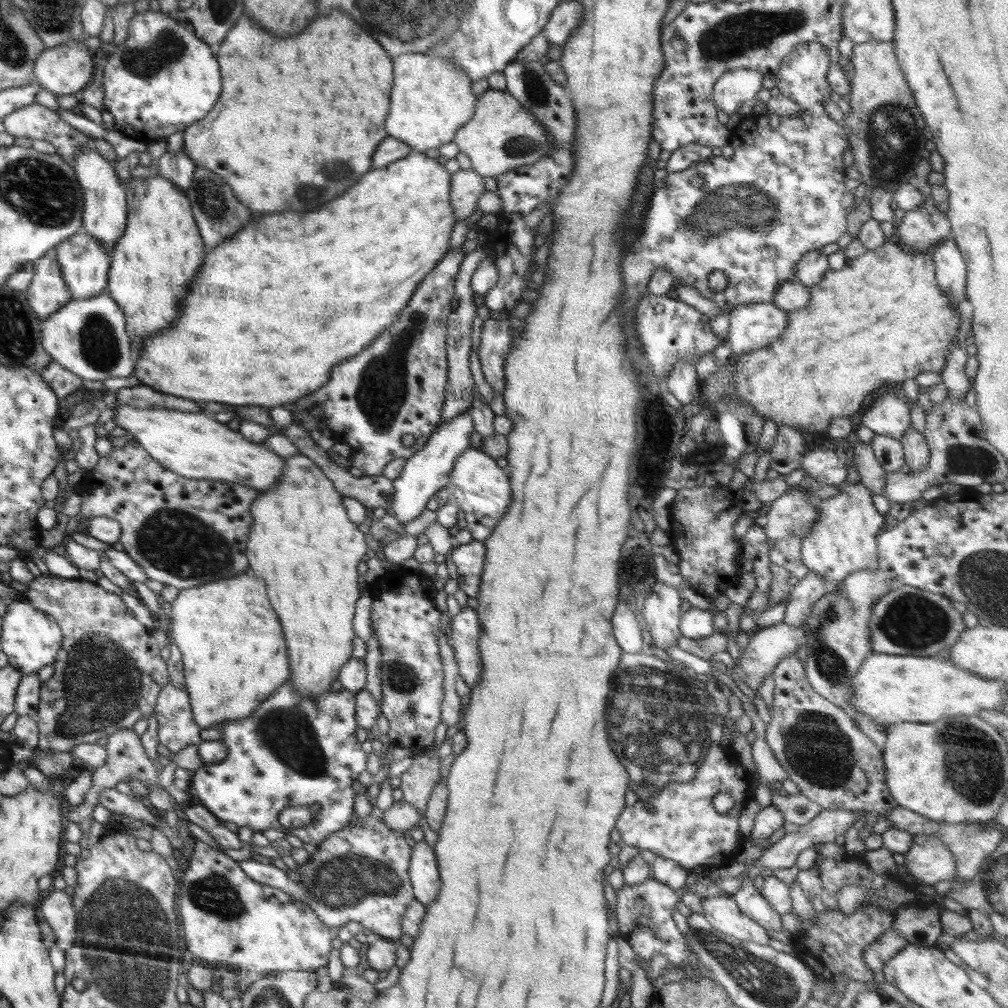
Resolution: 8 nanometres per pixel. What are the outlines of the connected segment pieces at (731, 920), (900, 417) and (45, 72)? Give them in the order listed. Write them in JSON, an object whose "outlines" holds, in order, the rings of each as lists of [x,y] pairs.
{"outlines":[[[[730,894],[702,900],[702,914],[724,934],[762,945],[769,944],[771,937],[768,930],[744,914]]],[[[892,393],[874,401],[873,406],[862,416],[862,425],[875,434],[899,439],[911,428],[910,402],[901,400]]],[[[66,41],[62,45],[50,49],[45,48],[35,61],[35,80],[42,85],[42,88],[53,92],[55,96],[74,95],[74,92],[78,92],[78,90],[84,92],[84,86],[86,86],[86,82],[90,82],[92,70],[94,70],[94,62],[92,62],[88,49],[84,41]]]]}

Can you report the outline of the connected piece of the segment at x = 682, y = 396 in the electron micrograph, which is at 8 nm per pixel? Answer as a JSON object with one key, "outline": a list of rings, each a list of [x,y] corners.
{"outline":[[[678,361],[667,378],[668,390],[682,405],[691,403],[699,397],[702,383],[692,362]]]}

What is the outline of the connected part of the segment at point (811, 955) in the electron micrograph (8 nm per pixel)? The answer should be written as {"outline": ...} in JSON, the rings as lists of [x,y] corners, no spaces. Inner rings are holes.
{"outline":[[[858,908],[850,915],[838,910],[826,909],[824,913],[816,912],[816,919],[804,919],[798,915],[802,928],[794,936],[792,946],[794,952],[814,972],[820,984],[824,984],[828,997],[836,992],[838,982],[852,978],[860,986],[867,986],[873,980],[874,971],[864,963],[863,954],[888,927],[893,924],[890,912],[881,912],[879,908]]]}

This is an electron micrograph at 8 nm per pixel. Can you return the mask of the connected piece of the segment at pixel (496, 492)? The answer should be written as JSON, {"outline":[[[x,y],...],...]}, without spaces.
{"outline":[[[472,447],[464,450],[454,461],[454,467],[450,473],[450,488],[456,502],[460,504],[460,510],[465,514],[468,524],[466,530],[472,534],[473,539],[480,541],[488,538],[512,501],[509,476],[504,474],[502,468],[496,464],[496,459]]]}

